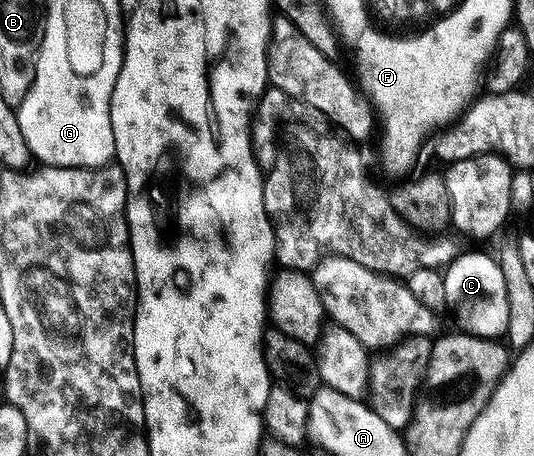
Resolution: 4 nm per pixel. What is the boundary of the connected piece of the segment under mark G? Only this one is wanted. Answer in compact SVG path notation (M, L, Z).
M122 17L110 20L109 42L106 43L105 52L111 56L103 72L92 76L91 79L84 81L82 78L70 76L64 59L47 60L44 64L42 61L42 78L36 79L35 83L29 86L25 98L17 105L21 134L25 134L25 142L29 146L31 155L36 161L40 160L38 162L40 165L52 168L99 168L102 164L109 164L115 160L115 143L111 125L111 95L113 86L117 82L117 74L121 74L123 65L124 28L125 22Z

